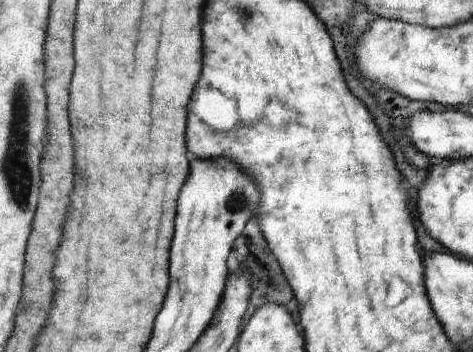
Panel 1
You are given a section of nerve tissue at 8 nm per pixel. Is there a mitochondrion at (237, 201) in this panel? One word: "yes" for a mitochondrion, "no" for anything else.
yes

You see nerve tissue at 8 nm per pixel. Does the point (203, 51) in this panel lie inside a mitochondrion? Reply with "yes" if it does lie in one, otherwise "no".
no

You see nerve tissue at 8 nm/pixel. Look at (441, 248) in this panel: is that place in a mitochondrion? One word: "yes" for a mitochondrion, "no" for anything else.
no

